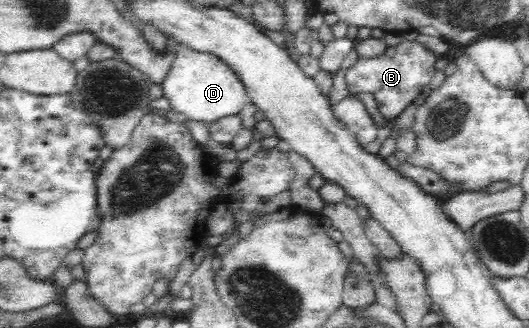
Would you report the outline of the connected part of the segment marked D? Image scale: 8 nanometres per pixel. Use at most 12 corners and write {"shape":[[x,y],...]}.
{"shape":[[186,44],[161,85],[174,112],[206,125],[250,102],[222,58]]}

